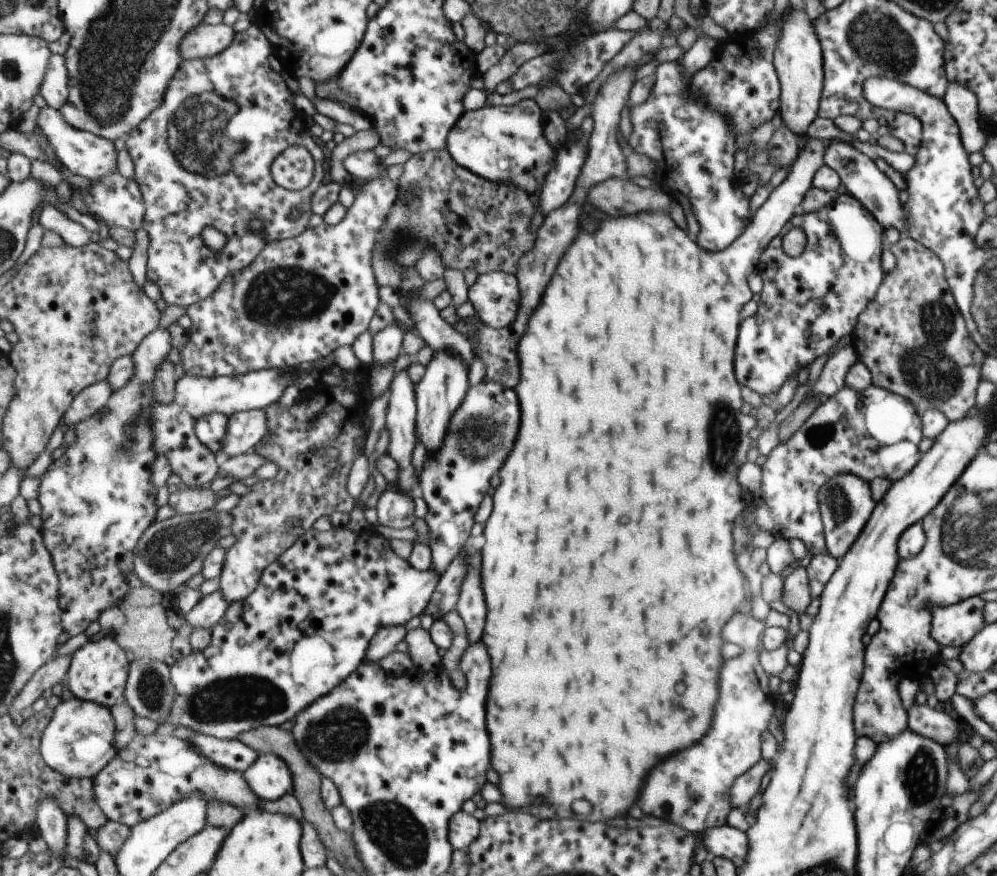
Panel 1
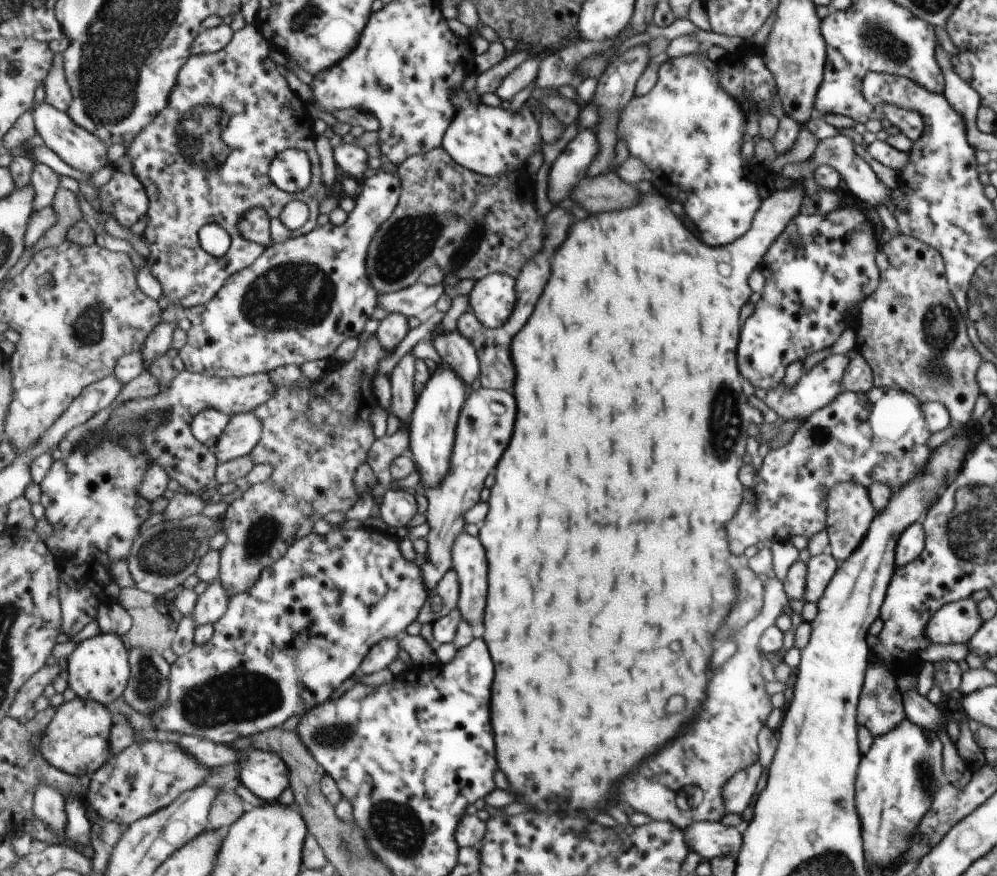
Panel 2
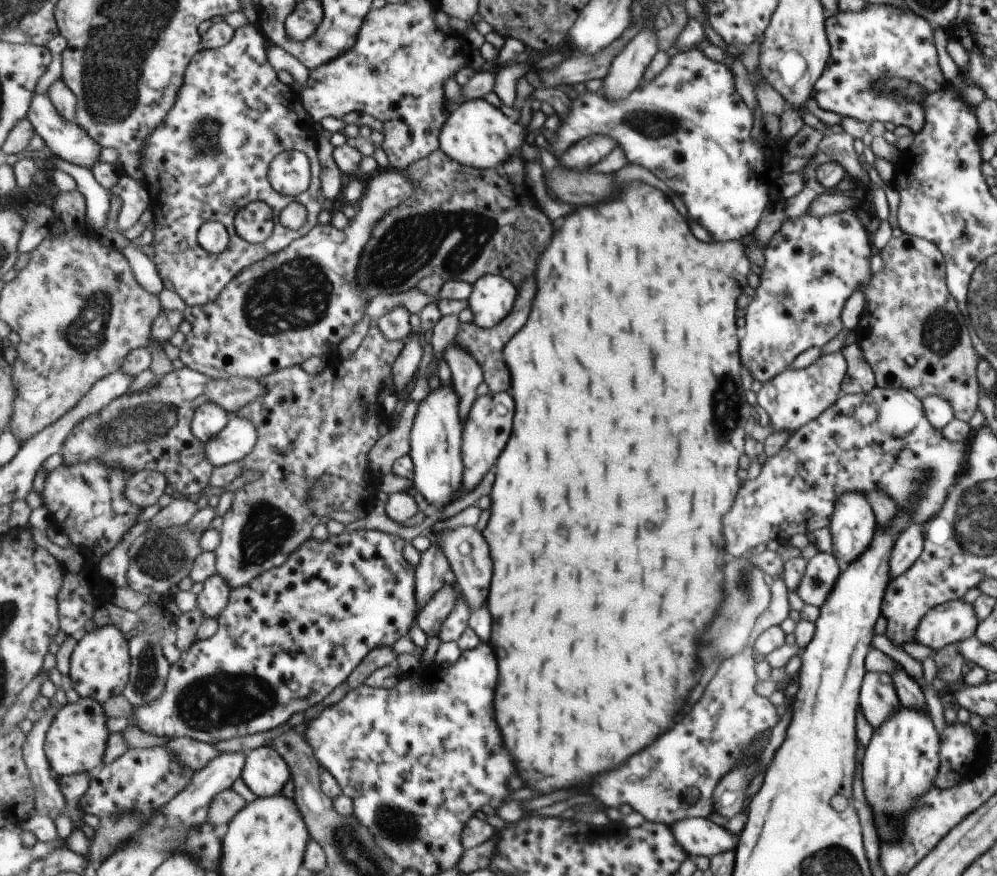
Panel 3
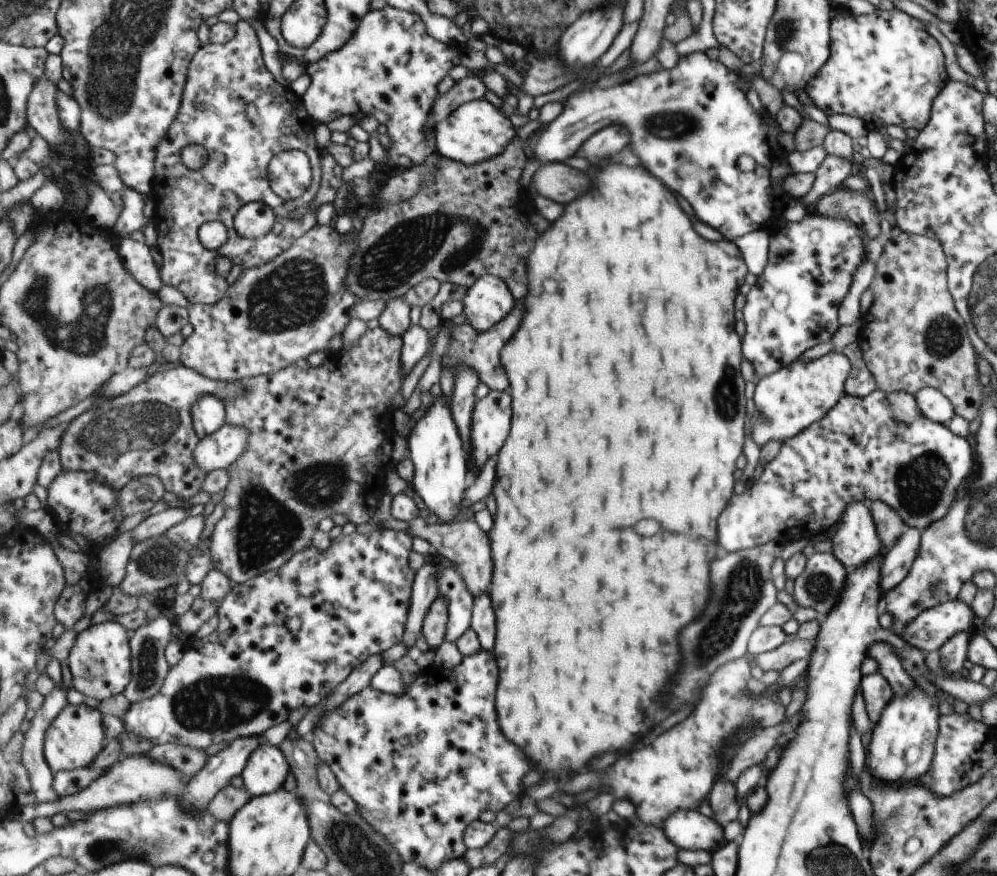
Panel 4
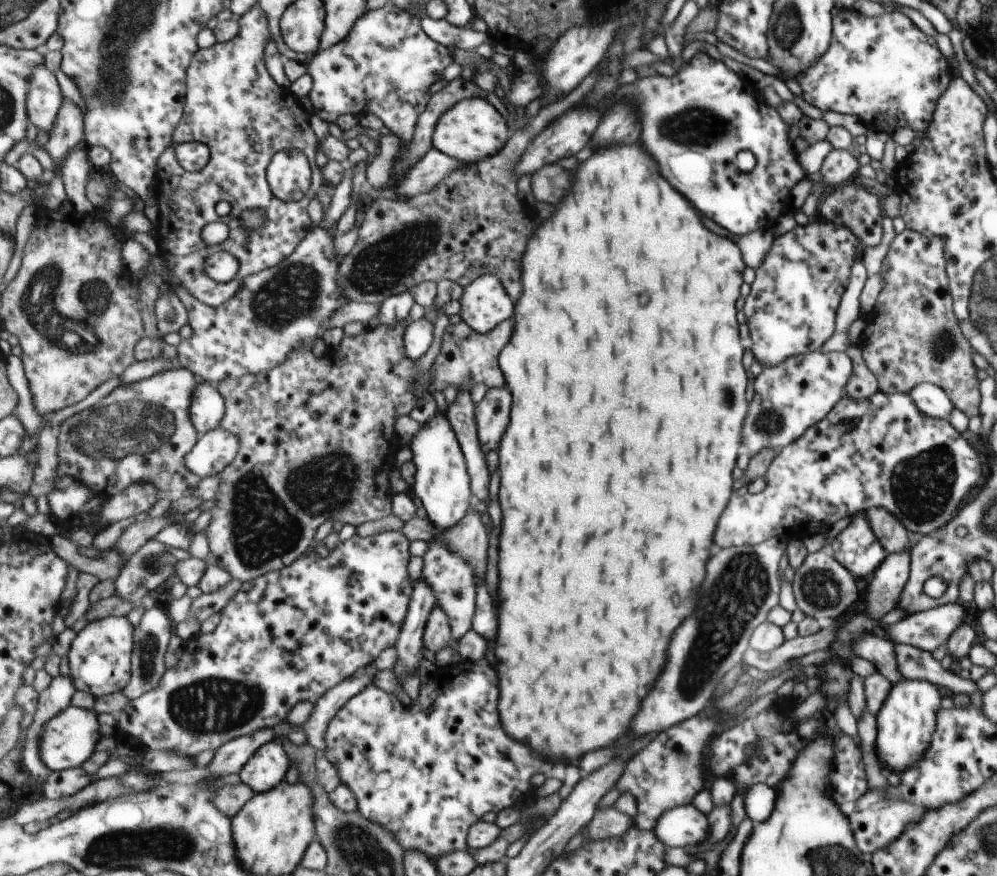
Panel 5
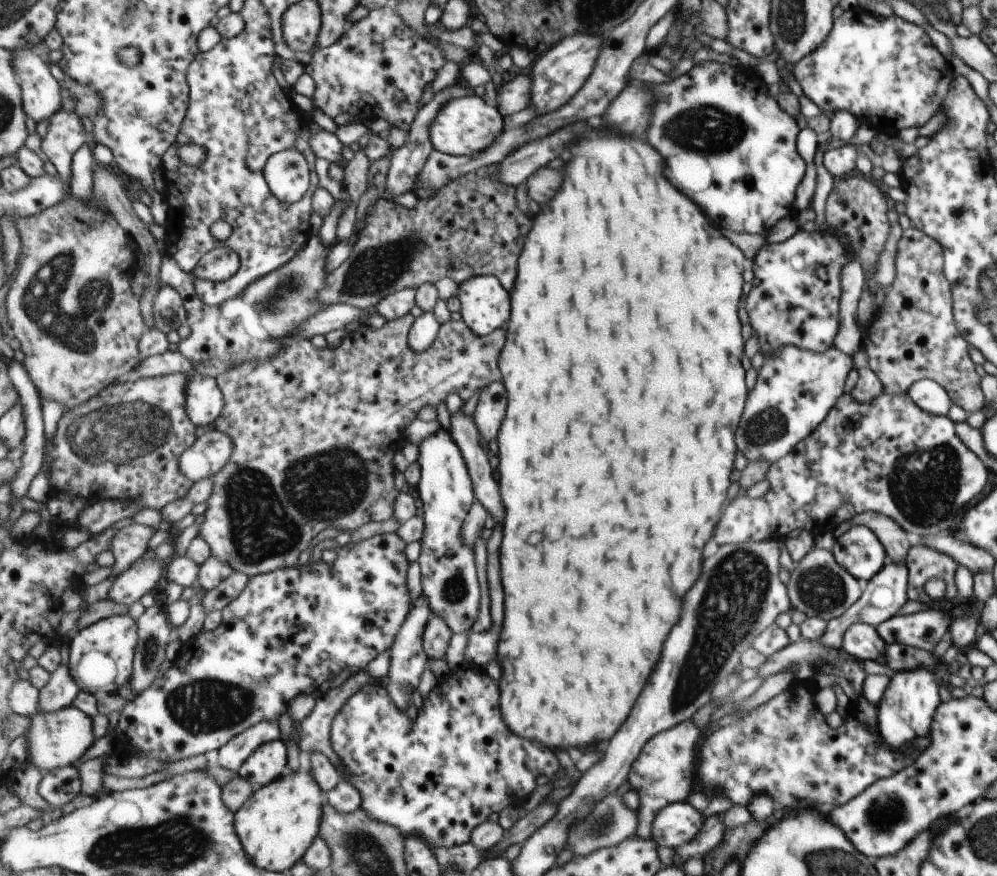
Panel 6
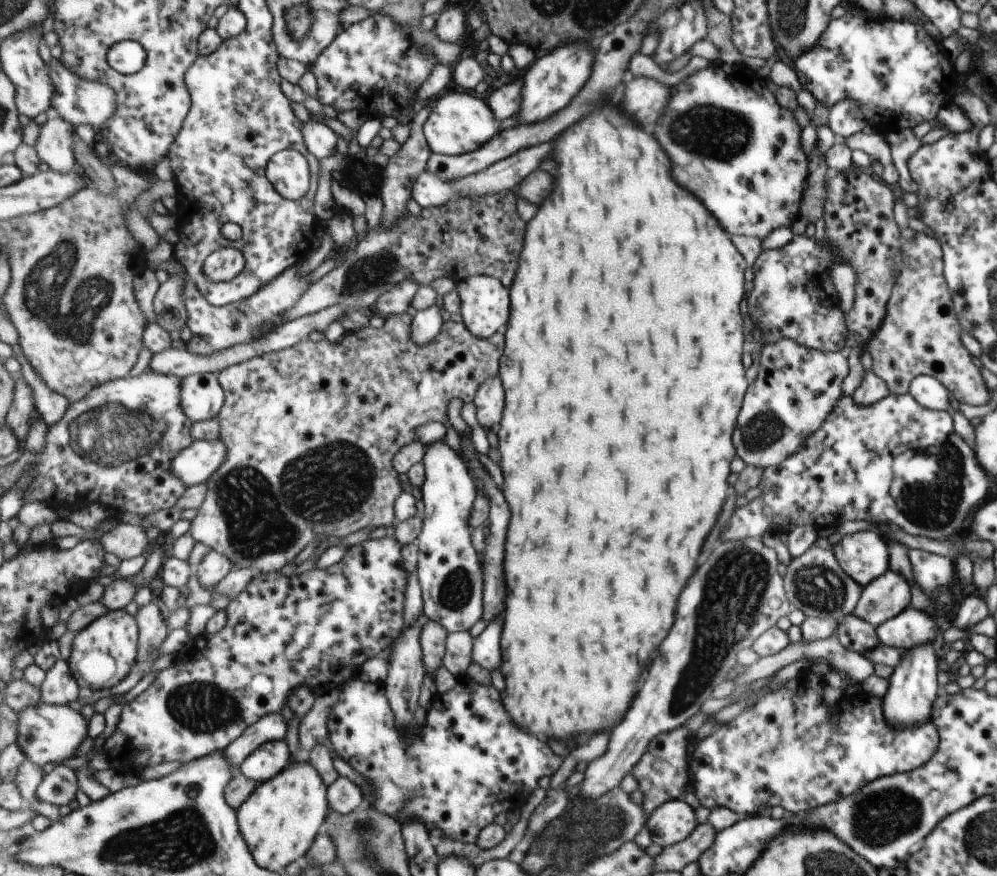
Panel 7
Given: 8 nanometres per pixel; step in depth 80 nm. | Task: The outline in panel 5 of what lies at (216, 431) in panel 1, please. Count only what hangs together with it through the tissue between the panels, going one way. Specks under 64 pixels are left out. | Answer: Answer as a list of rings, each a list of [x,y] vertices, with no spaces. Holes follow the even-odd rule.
[[[198,377],[198,386],[192,398],[191,418],[199,434],[205,434],[220,426],[226,413],[225,397],[218,391],[217,385]]]

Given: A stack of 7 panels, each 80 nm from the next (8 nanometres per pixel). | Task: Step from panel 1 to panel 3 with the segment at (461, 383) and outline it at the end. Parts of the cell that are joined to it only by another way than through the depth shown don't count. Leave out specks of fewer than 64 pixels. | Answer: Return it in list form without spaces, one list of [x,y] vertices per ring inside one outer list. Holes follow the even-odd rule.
[[[442,382],[419,403],[410,436],[410,455],[415,465],[413,491],[421,492],[429,503],[436,504],[438,508],[457,498],[455,492],[459,490],[464,477],[463,428],[460,396],[454,385]]]

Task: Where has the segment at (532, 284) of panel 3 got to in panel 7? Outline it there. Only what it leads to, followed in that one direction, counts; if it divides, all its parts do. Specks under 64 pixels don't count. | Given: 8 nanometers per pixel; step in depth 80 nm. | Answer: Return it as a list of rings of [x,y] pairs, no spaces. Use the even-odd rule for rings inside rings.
[[[412,313],[393,315],[385,320],[385,325],[381,329],[369,327],[368,330],[363,329],[357,333],[346,334],[339,344],[327,338],[321,342],[311,342],[305,339],[295,346],[252,358],[220,372],[218,379],[224,388],[226,401],[218,418],[221,425],[220,436],[228,446],[228,460],[208,480],[209,492],[205,502],[191,522],[190,530],[197,541],[209,546],[211,550],[227,555],[236,568],[254,569],[256,573],[275,574],[283,566],[295,562],[297,556],[319,534],[342,538],[367,526],[374,529],[393,526],[396,518],[396,500],[404,493],[401,488],[401,478],[397,480],[398,472],[393,466],[394,456],[404,446],[417,440],[415,436],[417,426],[431,421],[441,423],[449,421],[448,406],[453,398],[461,398],[466,403],[474,402],[480,386],[488,378],[499,376],[500,360],[504,356],[506,347],[504,331],[497,332],[488,339],[477,338],[463,321],[457,323],[451,319],[443,323],[441,332],[429,344],[418,345],[412,339],[413,321],[414,314]]]

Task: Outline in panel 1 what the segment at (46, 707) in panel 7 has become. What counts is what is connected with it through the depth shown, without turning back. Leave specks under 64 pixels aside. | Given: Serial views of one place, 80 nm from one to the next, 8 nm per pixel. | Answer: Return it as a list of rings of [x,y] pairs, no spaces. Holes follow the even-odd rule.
[[[72,697],[68,701],[61,701],[55,708],[52,721],[44,730],[41,752],[53,770],[69,778],[95,780],[119,754],[117,732],[112,707]]]

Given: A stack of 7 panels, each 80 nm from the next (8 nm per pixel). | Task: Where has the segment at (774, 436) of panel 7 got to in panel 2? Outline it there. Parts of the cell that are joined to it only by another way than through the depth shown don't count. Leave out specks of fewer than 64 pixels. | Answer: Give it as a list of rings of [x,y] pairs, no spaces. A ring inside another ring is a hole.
[[[847,354],[830,355],[814,365],[807,374],[802,373],[794,387],[791,389],[783,387],[781,382],[777,388],[766,391],[765,398],[762,401],[771,410],[774,410],[777,416],[781,416],[784,421],[793,419],[803,421],[817,409],[831,404],[842,392],[843,376],[847,371],[848,362]]]

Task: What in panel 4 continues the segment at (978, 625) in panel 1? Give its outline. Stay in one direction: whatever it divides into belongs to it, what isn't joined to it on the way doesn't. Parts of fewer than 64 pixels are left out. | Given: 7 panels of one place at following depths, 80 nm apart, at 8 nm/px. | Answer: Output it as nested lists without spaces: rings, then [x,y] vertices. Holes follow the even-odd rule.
[[[946,601],[917,614],[900,637],[905,644],[926,654],[938,650],[956,633],[973,633],[973,617],[963,602]]]

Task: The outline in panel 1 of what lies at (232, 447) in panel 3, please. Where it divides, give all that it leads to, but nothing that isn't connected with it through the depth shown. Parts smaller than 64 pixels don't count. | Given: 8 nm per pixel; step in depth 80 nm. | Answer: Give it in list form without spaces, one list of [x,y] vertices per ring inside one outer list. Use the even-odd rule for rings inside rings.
[[[265,409],[232,414],[224,442],[225,458],[253,452],[253,448],[268,434],[268,430],[268,416]]]

